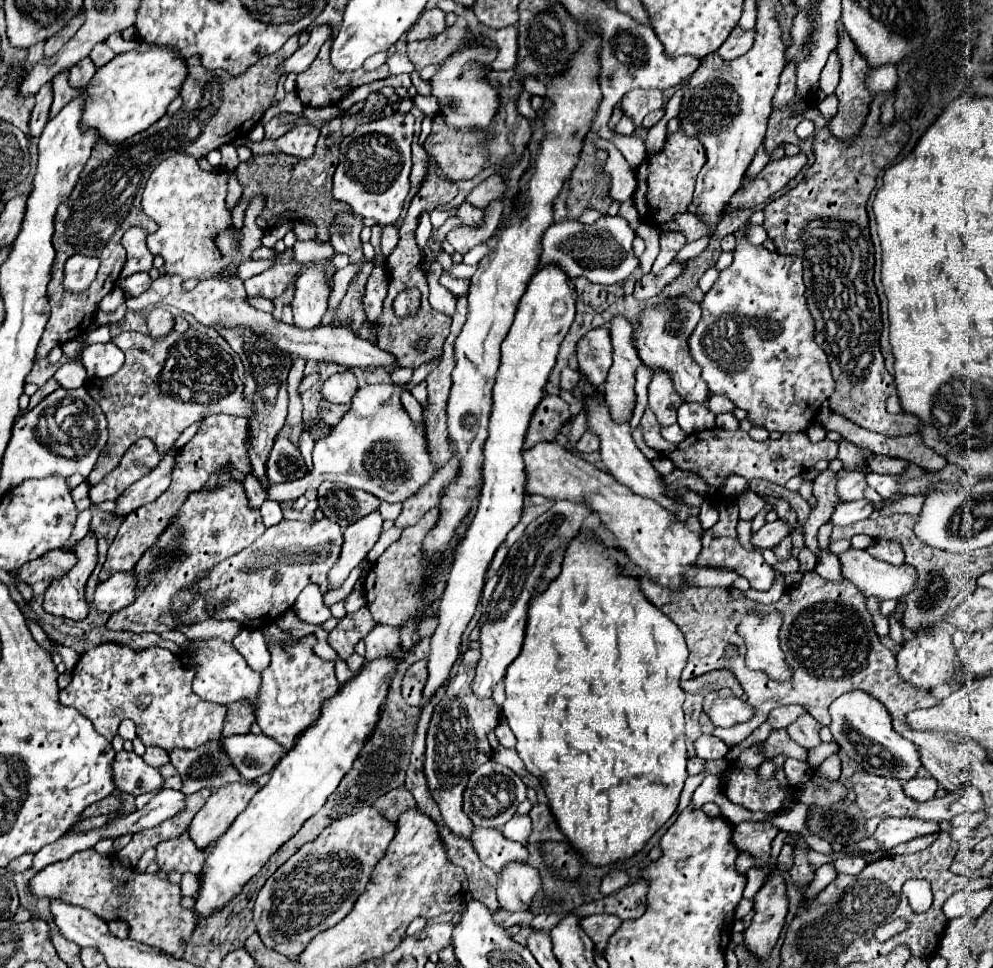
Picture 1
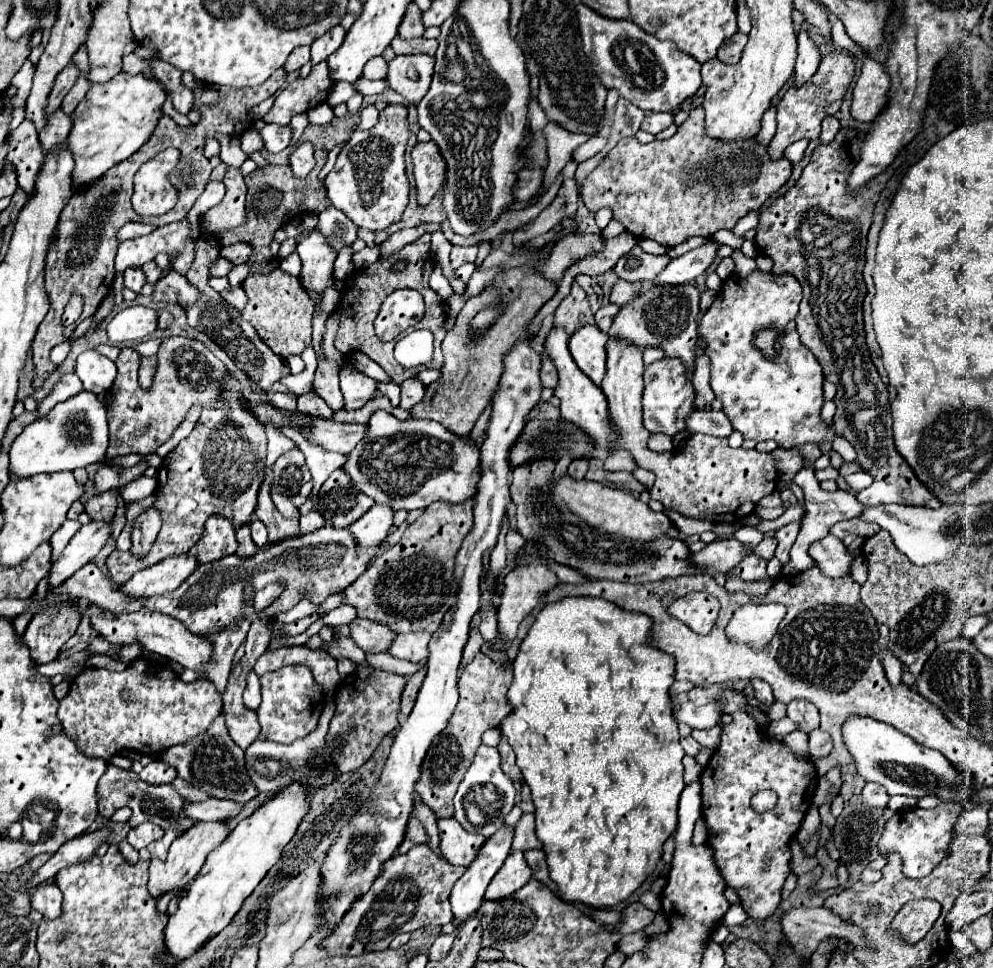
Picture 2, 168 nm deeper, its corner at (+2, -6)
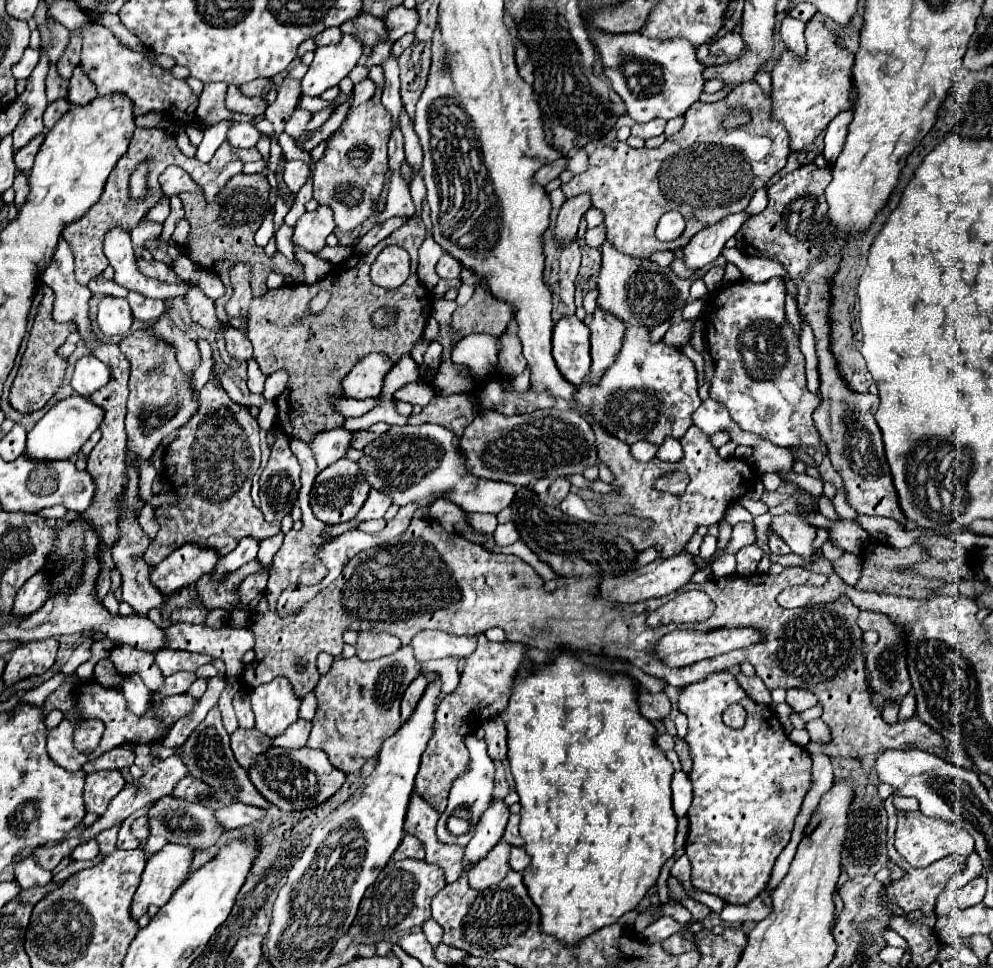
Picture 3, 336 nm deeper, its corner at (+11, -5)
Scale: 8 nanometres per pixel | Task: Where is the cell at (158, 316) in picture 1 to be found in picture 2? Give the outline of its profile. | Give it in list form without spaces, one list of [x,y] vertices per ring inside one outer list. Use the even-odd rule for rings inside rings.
[[[131,305],[119,309],[107,323],[107,337],[111,343],[141,341],[157,329],[157,311],[145,305]]]

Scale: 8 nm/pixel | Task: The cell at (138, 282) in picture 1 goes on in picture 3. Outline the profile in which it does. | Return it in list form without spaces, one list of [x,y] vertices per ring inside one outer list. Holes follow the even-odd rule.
[[[112,228],[104,240],[104,254],[108,256],[112,268],[116,270],[114,274],[114,282],[120,284],[126,290],[134,290],[140,292],[148,298],[172,298],[172,296],[182,296],[184,288],[182,284],[174,284],[168,286],[164,282],[146,278],[138,266],[136,266],[136,258],[134,258],[134,248],[130,242],[130,234],[122,228]]]

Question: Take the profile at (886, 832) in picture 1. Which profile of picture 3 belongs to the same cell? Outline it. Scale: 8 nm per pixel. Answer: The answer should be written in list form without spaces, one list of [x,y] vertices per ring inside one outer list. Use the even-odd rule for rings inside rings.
[[[898,810],[898,828],[896,828],[896,850],[908,860],[912,868],[926,868],[928,864],[944,858],[946,854],[962,854],[968,856],[974,850],[974,840],[968,832],[962,828],[954,826],[952,822],[940,820],[940,818],[930,818],[922,814],[920,810],[916,812],[902,812]]]

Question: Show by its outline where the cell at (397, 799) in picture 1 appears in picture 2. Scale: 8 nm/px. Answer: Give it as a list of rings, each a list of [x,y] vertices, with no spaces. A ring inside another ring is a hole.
[[[411,817],[409,819],[409,825],[407,825],[407,835],[405,835],[405,841],[401,843],[399,851],[401,853],[407,853],[413,845],[419,845],[419,843],[427,843],[427,831],[423,829],[423,825],[419,823],[419,819]]]

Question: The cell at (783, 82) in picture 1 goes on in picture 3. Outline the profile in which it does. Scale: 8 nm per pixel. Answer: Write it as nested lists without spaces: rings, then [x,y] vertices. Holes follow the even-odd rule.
[[[784,18],[782,22],[782,28],[780,28],[780,34],[782,34],[782,40],[786,44],[786,48],[790,52],[794,52],[800,60],[804,60],[806,56],[806,42],[804,42],[804,22],[800,20],[794,20],[794,18]]]

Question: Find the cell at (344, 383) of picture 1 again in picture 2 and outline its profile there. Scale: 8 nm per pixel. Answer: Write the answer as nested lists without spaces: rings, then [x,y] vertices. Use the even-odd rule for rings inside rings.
[[[355,367],[341,369],[341,393],[345,397],[345,409],[361,409],[369,399],[375,397],[377,383]]]

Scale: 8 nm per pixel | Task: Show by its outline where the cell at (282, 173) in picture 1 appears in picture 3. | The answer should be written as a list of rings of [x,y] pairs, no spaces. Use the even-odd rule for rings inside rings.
[[[236,174],[234,178],[228,180],[224,192],[220,194],[220,200],[208,206],[202,194],[188,194],[188,192],[180,194],[180,200],[186,210],[186,220],[190,222],[188,246],[184,252],[194,264],[218,272],[226,288],[232,288],[230,268],[236,262],[246,262],[252,266],[252,294],[256,296],[268,290],[266,280],[272,272],[286,274],[288,268],[286,260],[270,260],[264,248],[254,244],[254,234],[270,212],[268,194],[270,194],[270,184],[264,174]]]

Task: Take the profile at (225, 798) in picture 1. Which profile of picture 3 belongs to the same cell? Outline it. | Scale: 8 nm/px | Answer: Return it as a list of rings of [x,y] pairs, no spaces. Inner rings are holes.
[[[172,842],[148,856],[146,868],[142,872],[142,882],[132,902],[132,914],[136,920],[146,914],[152,904],[164,906],[170,900],[174,890],[186,880],[192,860],[194,850],[190,846]]]

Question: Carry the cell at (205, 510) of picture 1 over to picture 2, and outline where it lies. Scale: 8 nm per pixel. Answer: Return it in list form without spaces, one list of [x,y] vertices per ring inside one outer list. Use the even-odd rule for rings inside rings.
[[[209,517],[205,523],[205,533],[201,535],[201,541],[193,545],[189,551],[199,559],[199,563],[209,563],[227,555],[233,555],[237,549],[235,529],[229,519],[223,517]]]

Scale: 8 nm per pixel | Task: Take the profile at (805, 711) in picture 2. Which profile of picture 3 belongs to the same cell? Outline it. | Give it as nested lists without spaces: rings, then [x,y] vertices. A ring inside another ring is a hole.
[[[788,690],[786,692],[786,704],[788,706],[792,706],[792,710],[794,712],[802,712],[802,710],[806,710],[806,708],[810,708],[810,706],[816,706],[816,696],[812,696],[810,692],[804,692],[804,690]]]

